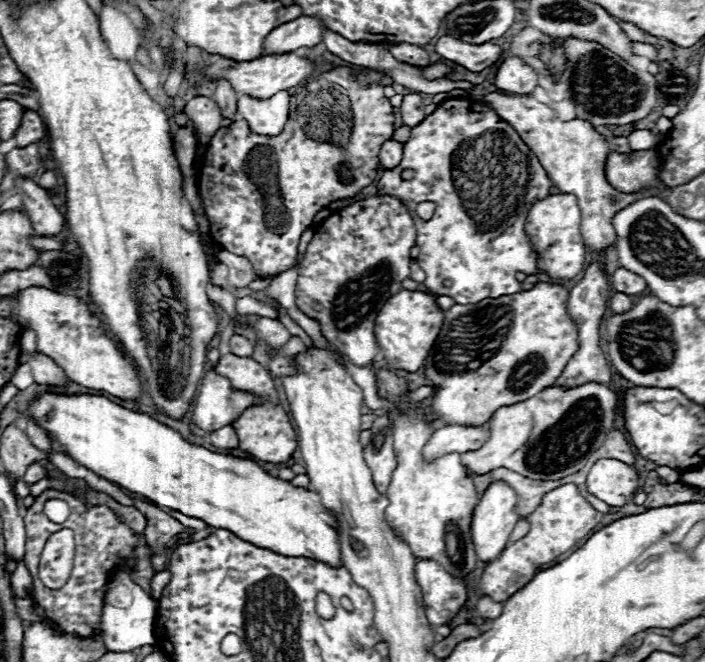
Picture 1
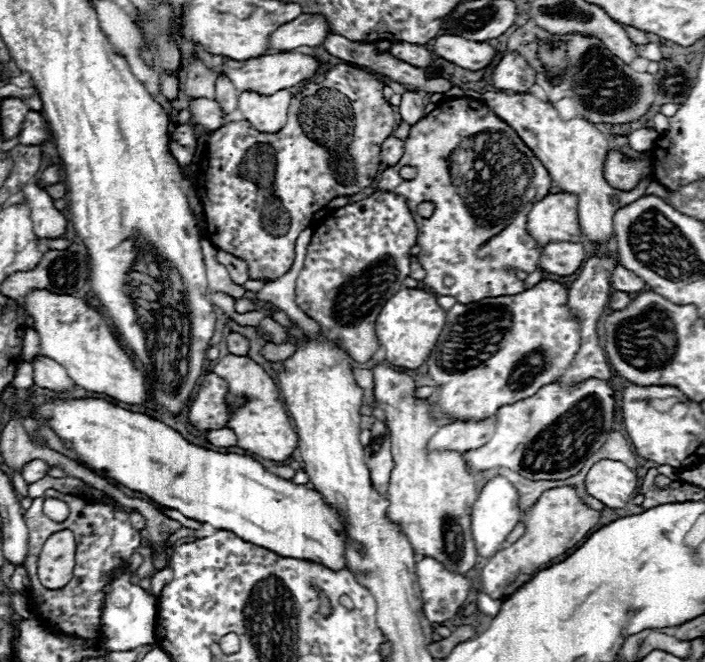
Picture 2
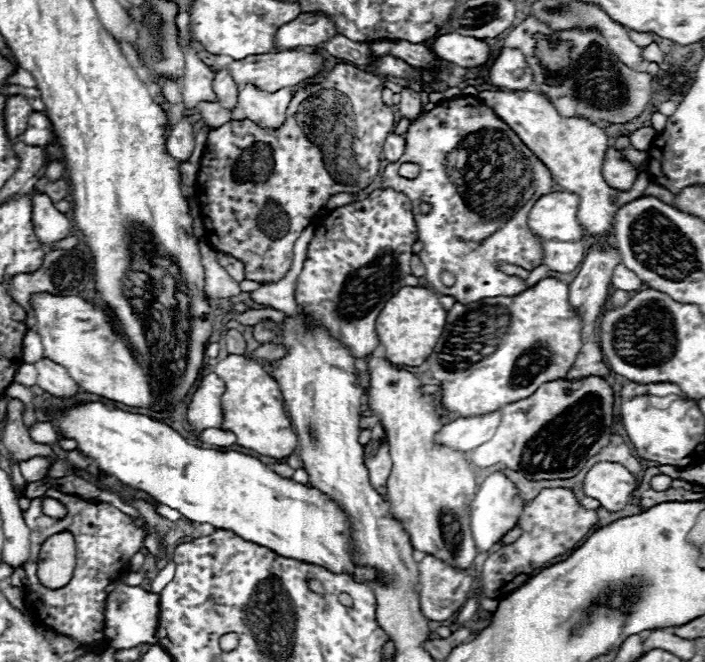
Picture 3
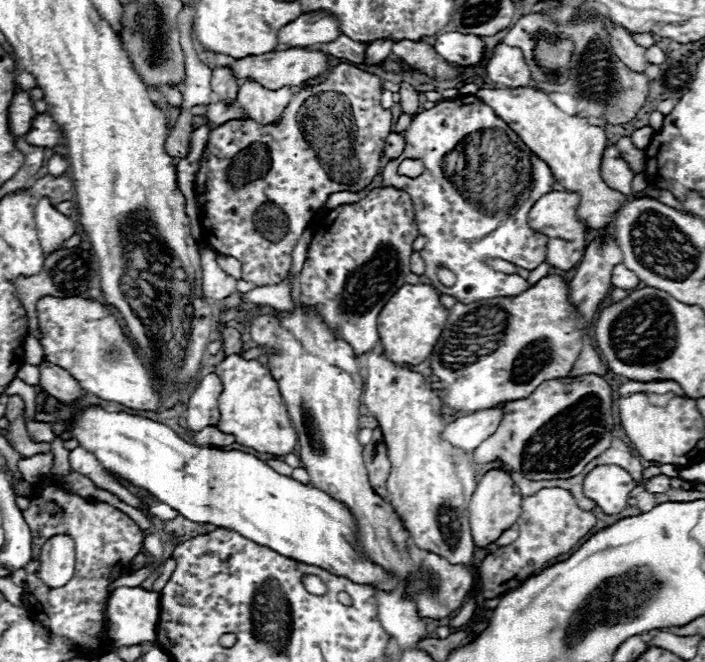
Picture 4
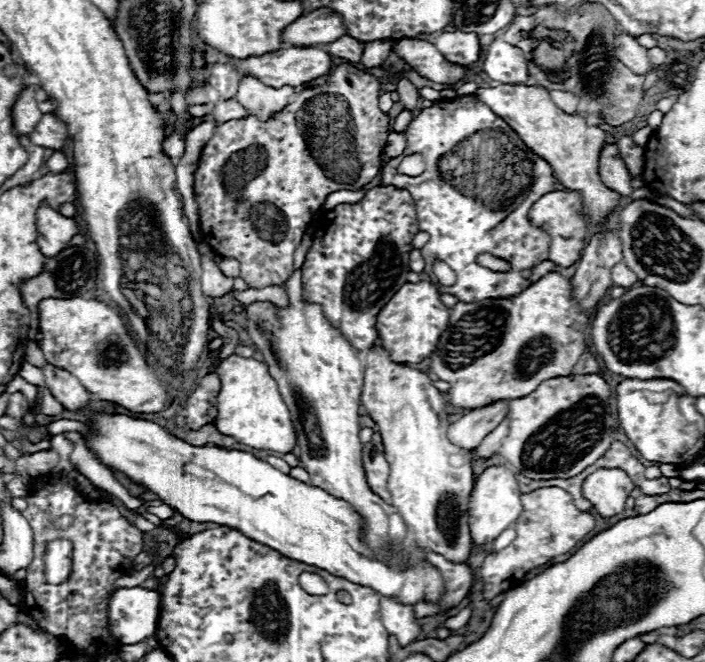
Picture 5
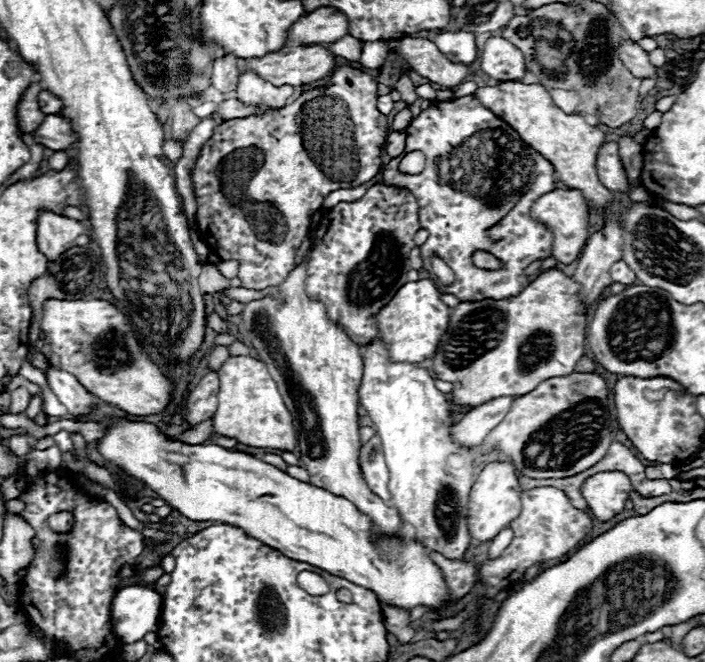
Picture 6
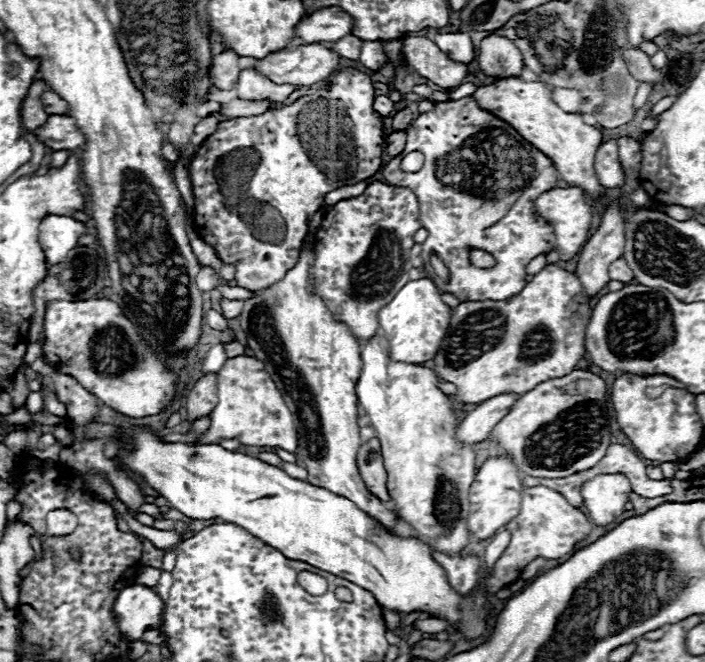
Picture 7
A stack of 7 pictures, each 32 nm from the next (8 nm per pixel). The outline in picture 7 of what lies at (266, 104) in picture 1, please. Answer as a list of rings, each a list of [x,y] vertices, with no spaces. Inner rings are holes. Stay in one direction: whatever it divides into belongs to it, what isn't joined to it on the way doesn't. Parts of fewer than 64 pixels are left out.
[[[246,68],[240,72],[240,78],[236,82],[238,98],[242,100],[284,100],[294,92],[294,86],[290,84],[274,84],[266,76],[262,76],[256,68]]]

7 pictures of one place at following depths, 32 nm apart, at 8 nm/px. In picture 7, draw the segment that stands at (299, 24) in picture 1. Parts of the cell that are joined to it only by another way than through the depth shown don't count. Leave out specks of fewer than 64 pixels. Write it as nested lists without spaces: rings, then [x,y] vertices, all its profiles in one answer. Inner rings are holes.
[[[338,6],[316,10],[296,26],[298,42],[336,42],[350,34],[354,18]]]

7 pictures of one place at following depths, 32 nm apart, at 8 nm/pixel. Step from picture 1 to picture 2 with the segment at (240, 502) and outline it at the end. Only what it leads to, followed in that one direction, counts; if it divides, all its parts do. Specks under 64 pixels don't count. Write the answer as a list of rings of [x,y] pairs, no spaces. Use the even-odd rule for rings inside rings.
[[[50,398],[38,408],[38,412],[44,416],[44,420],[52,420],[52,430],[58,434],[58,438],[72,442],[74,444],[72,450],[100,476],[114,478],[122,486],[150,496],[160,506],[180,510],[186,518],[192,518],[196,522],[208,522],[214,528],[230,530],[242,540],[268,548],[280,556],[310,560],[334,572],[348,568],[346,556],[344,556],[344,542],[346,542],[344,520],[334,506],[324,502],[318,490],[310,490],[302,484],[294,484],[292,480],[284,480],[268,472],[258,460],[250,456],[240,456],[234,452],[222,454],[222,452],[194,446],[186,442],[170,426],[146,414],[136,414],[136,412],[118,408],[114,404],[108,404],[106,400]]]

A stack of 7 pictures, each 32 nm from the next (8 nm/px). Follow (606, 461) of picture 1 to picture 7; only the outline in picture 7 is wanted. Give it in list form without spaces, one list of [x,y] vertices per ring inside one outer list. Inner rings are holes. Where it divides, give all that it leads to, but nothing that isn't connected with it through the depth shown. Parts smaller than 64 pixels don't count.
[[[600,474],[586,482],[582,486],[582,498],[590,522],[596,526],[612,524],[624,512],[630,492],[632,488],[624,474]]]

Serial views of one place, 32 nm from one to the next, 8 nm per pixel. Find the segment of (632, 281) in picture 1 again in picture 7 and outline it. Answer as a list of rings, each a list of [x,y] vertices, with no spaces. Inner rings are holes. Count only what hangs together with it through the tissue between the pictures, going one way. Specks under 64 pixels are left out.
[[[618,258],[618,260],[614,260],[614,262],[610,264],[608,276],[610,276],[610,280],[618,280],[618,282],[624,282],[624,284],[628,284],[628,282],[634,280],[634,274],[632,274],[632,270],[628,268],[628,264],[626,264],[624,258]]]

